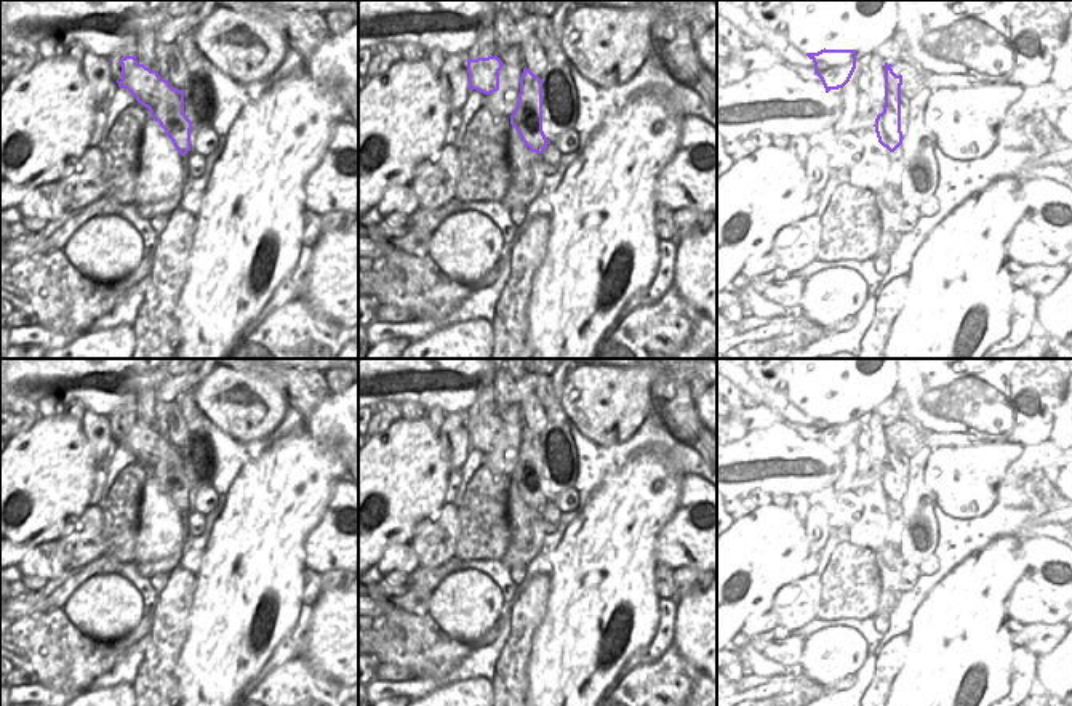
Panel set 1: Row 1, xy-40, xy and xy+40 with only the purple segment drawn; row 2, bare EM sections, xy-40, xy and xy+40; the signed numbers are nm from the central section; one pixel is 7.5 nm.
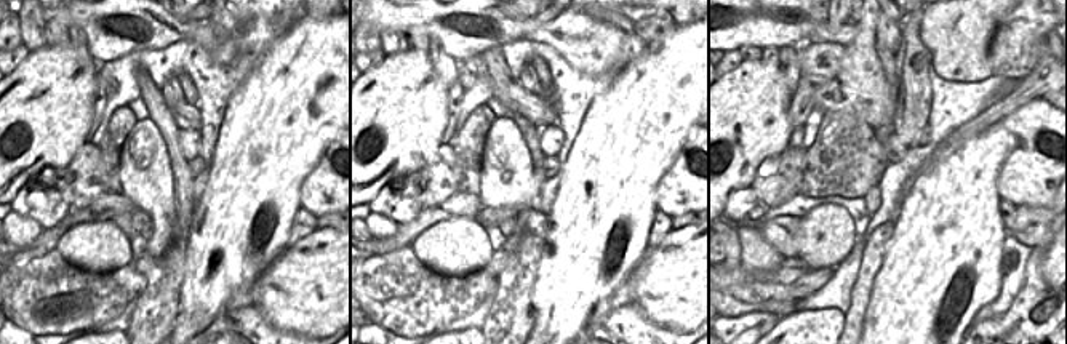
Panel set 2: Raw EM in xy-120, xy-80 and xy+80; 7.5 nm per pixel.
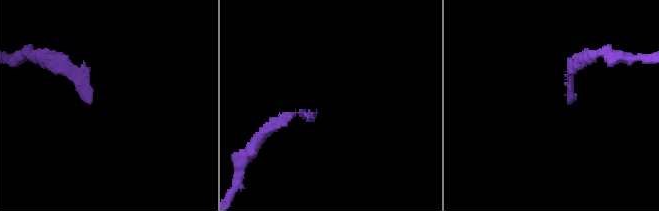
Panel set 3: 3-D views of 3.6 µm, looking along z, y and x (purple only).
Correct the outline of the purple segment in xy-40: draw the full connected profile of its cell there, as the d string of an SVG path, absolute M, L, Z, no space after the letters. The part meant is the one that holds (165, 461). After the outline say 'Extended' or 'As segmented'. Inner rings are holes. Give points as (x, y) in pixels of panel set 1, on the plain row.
M136 413L120 418L120 447L126 447L139 463L149 467L160 482L176 509L186 514L190 509L192 480L184 472L184 450L176 448L157 429L139 423Z. As segmented.

